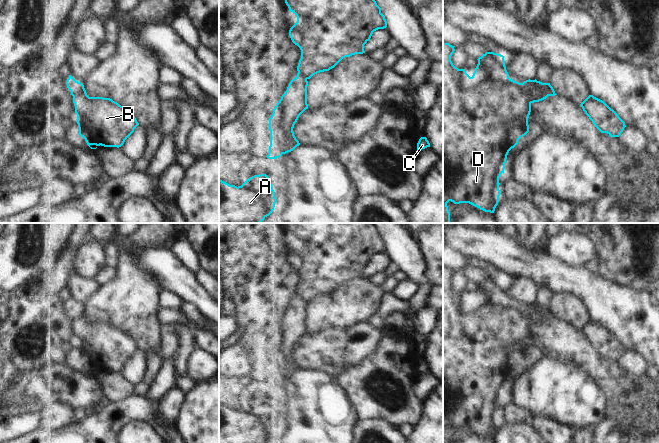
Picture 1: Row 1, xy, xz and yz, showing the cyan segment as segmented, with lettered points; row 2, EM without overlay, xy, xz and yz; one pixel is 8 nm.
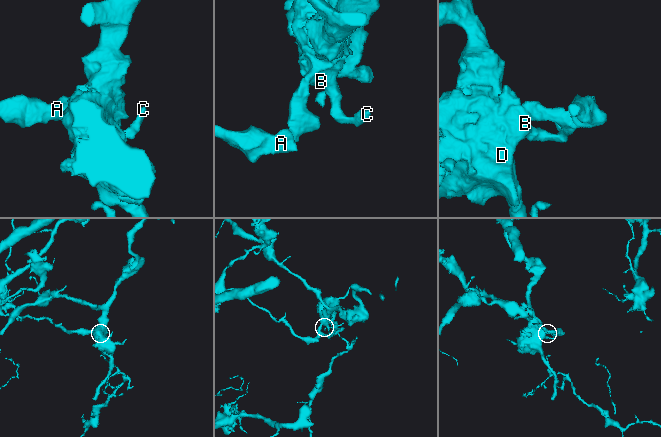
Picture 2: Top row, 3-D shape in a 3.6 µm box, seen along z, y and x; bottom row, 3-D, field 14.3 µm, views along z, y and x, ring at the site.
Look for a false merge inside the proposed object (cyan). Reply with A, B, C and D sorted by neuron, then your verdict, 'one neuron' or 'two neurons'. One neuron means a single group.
A / B C D | two neurons

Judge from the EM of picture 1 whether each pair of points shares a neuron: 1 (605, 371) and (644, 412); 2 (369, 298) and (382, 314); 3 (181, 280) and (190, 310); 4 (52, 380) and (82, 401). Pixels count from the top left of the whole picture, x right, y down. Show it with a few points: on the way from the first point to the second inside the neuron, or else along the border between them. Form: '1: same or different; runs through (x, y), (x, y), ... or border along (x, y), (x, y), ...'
1: same; runs through (613, 381), (634, 402)
2: different; border along (386, 291), (379, 309), (366, 320)
3: different; border along (185, 302), (191, 302), (207, 317)
4: same; runs through (59, 383), (70, 394), (75, 394)

